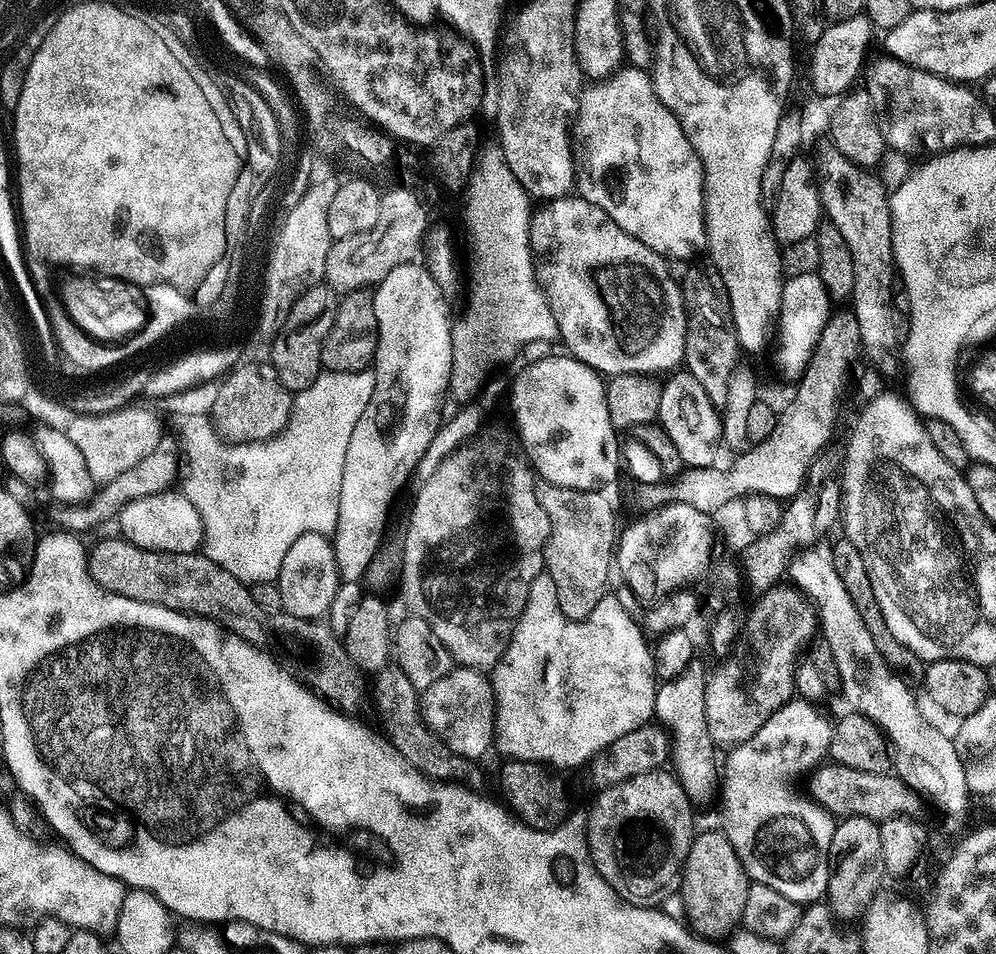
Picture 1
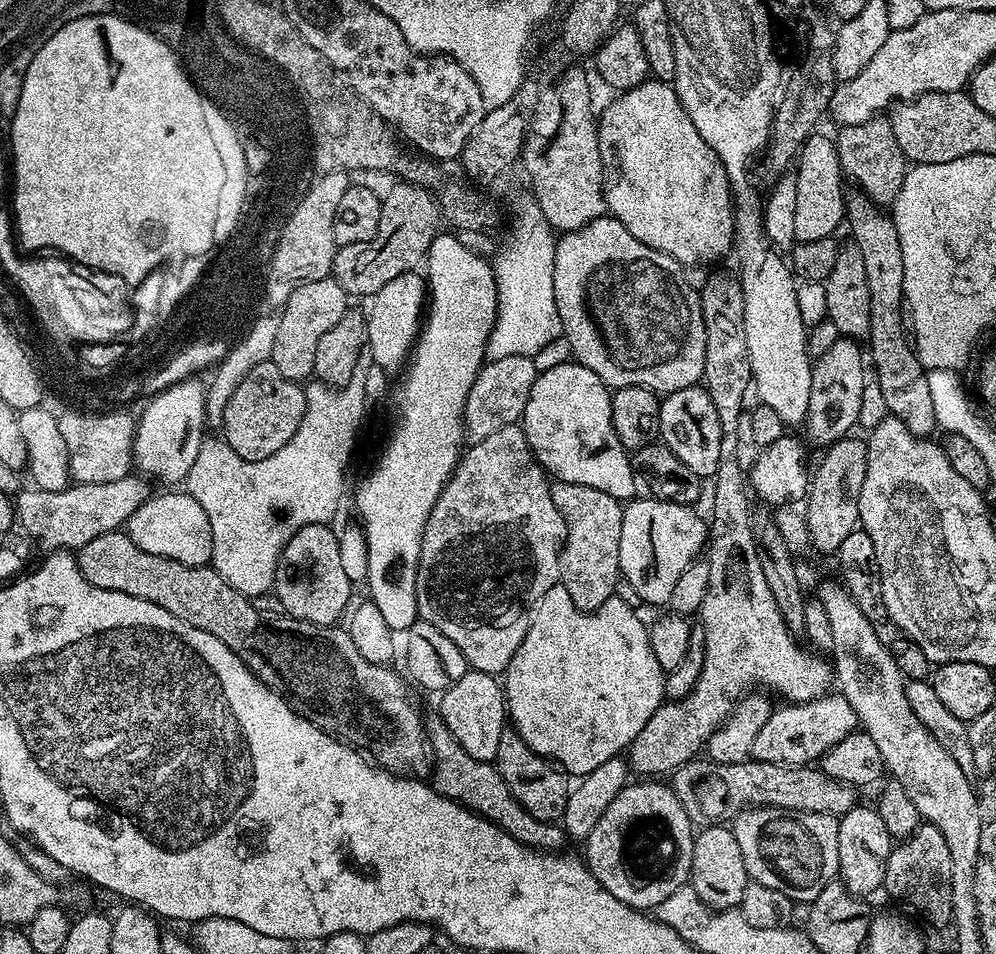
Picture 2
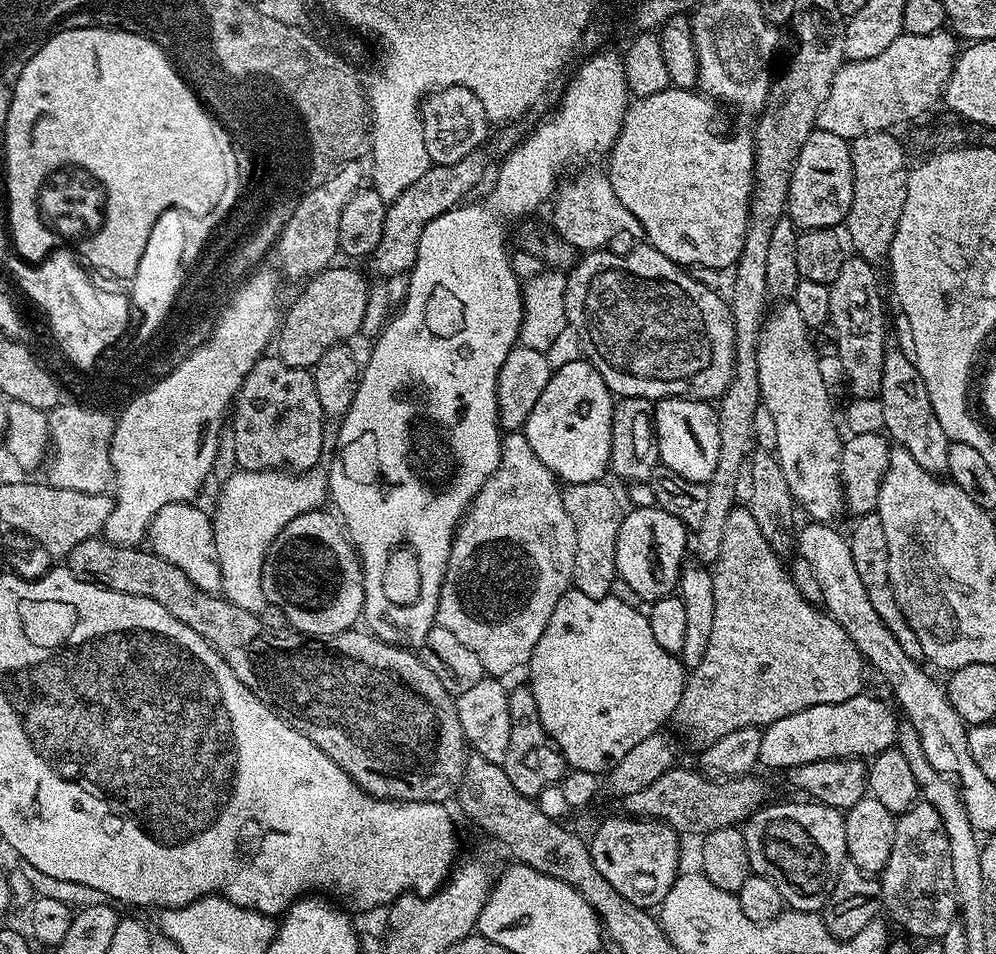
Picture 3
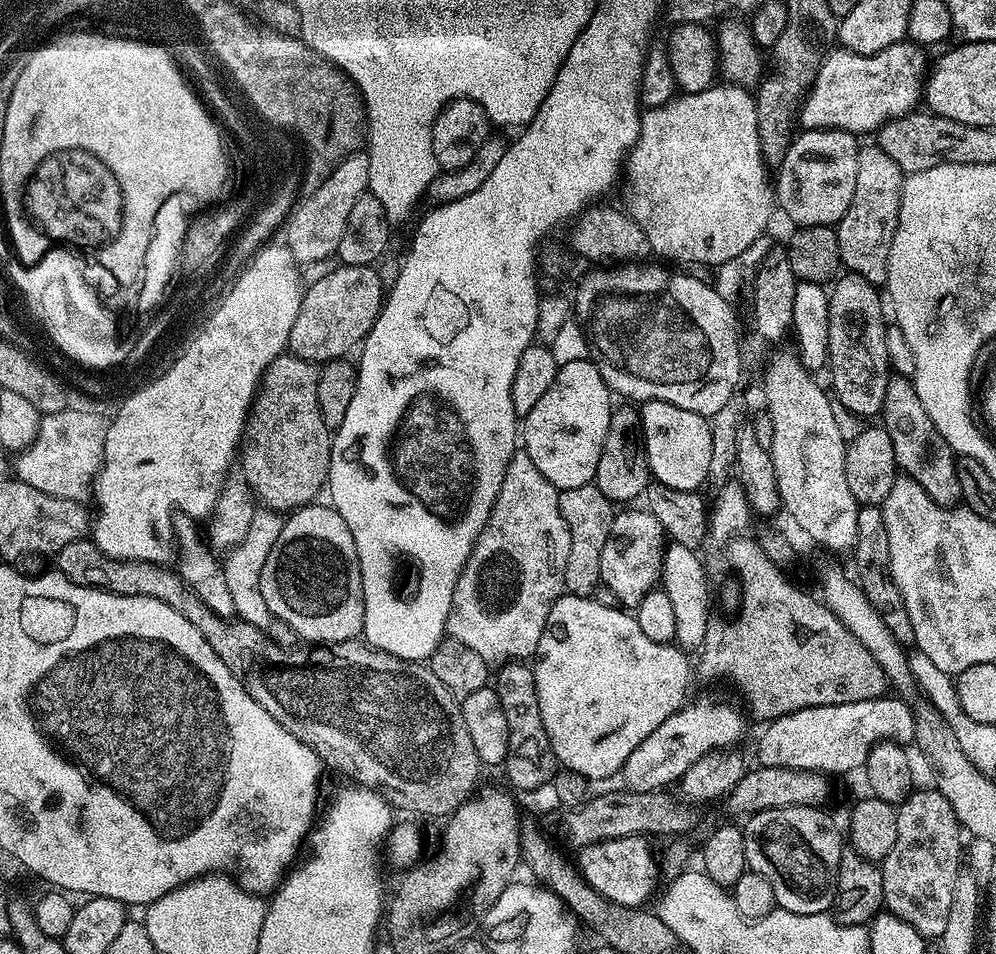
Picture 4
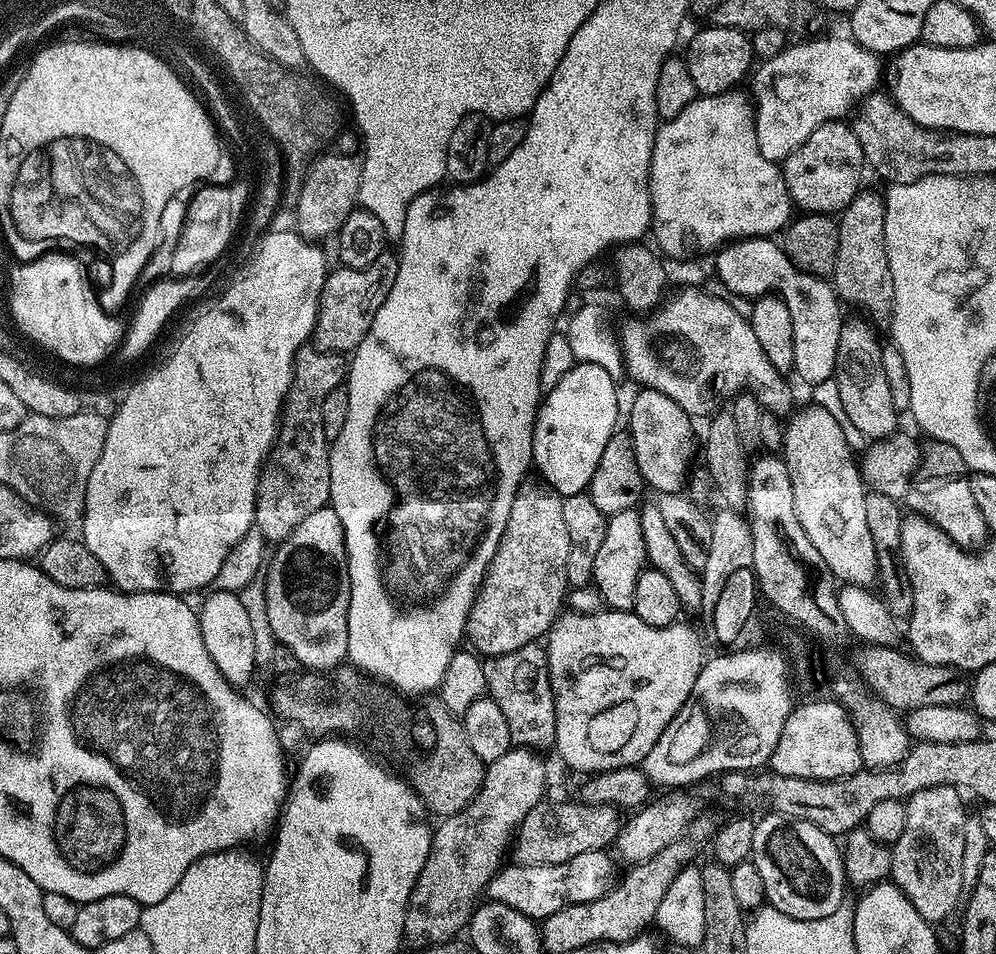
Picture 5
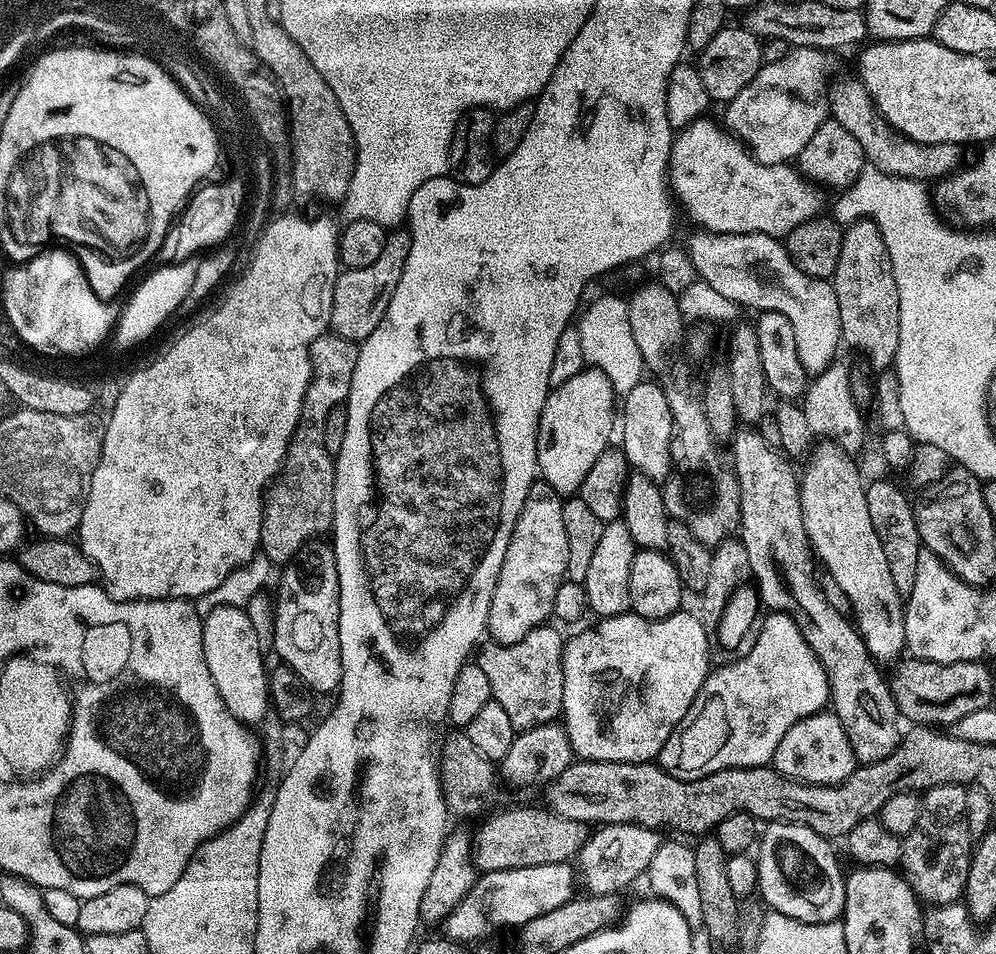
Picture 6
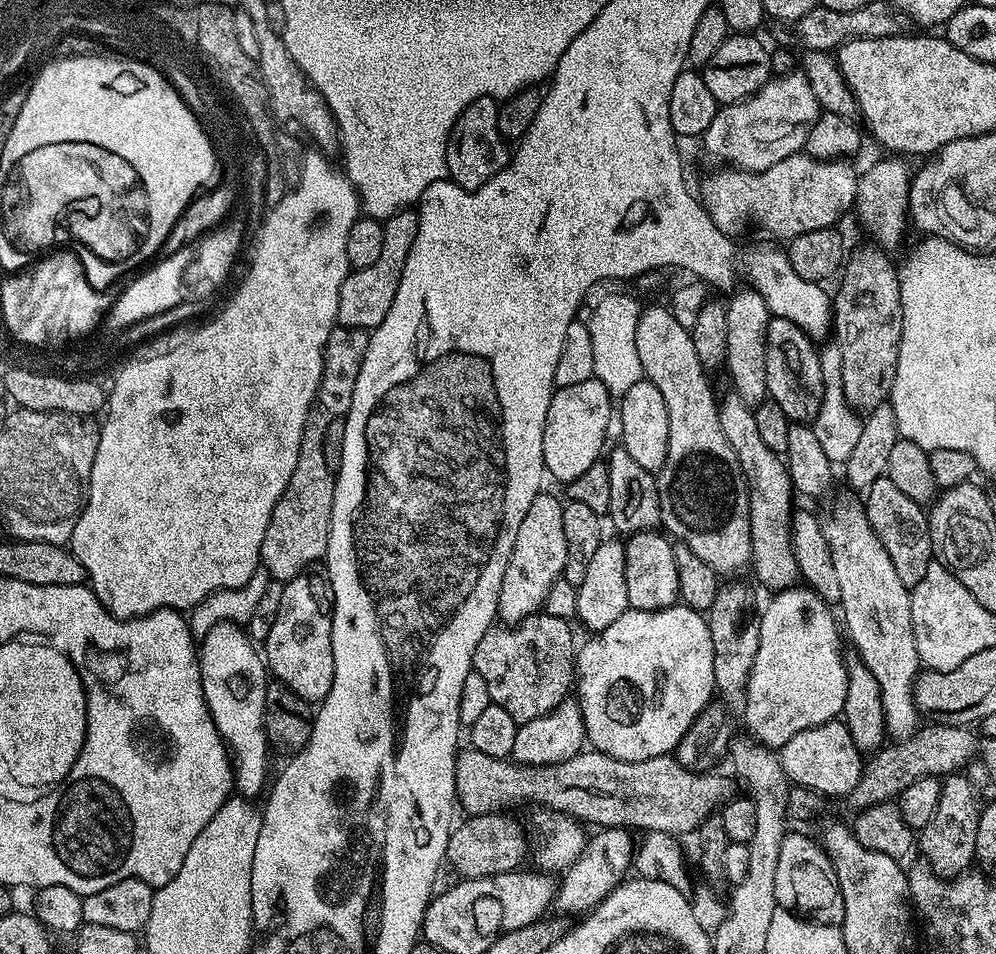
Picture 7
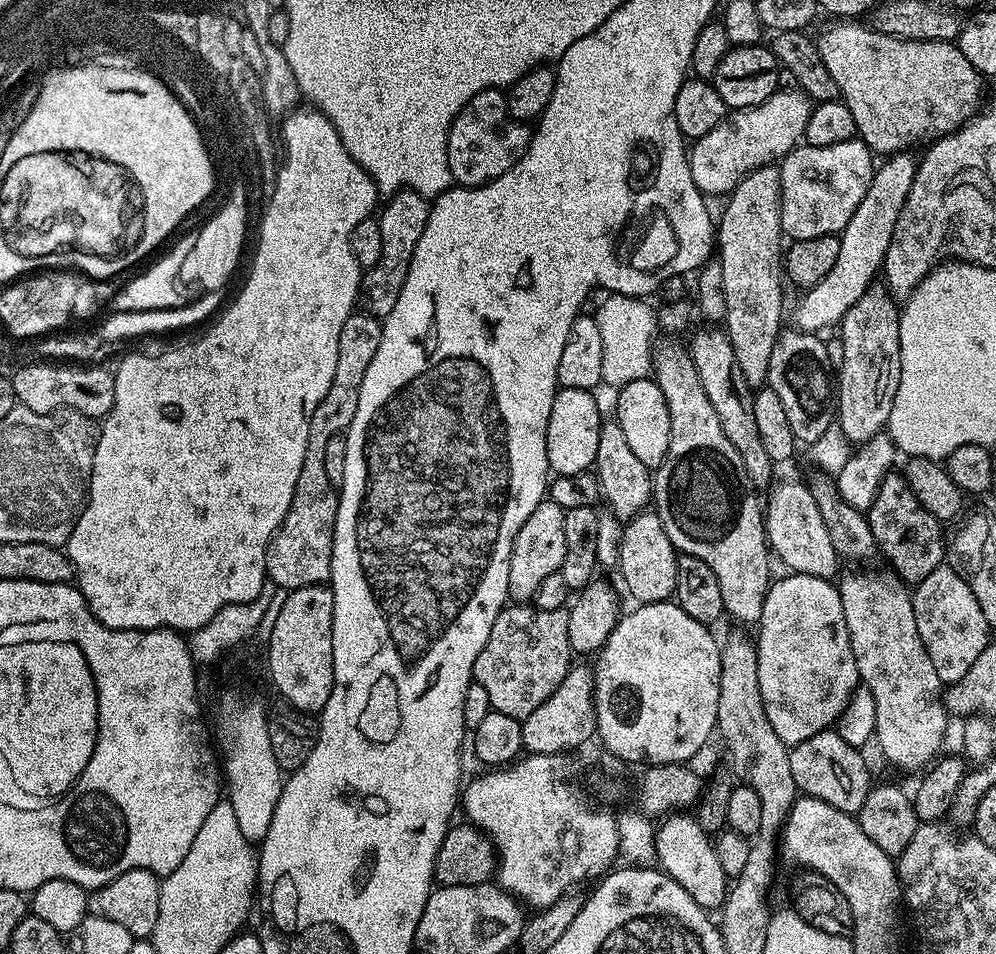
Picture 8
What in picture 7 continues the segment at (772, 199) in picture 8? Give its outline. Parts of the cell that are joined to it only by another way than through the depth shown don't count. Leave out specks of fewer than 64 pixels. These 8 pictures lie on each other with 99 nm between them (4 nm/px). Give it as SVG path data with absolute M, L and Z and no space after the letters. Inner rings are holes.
M743 290L743 291L744 292L733 291L731 293L731 295L733 294L732 301L728 300L726 304L727 335L726 335L726 356L724 363L726 365L726 371L728 370L728 376L730 379L732 379L731 391L737 396L739 400L741 400L742 402L746 402L749 408L755 410L756 407L758 407L762 401L769 399L768 387L766 386L766 328L768 326L768 322L770 319L770 313L768 307L766 306L766 302L763 300L763 298L761 298L761 296L759 296L756 292L753 292L751 290Z

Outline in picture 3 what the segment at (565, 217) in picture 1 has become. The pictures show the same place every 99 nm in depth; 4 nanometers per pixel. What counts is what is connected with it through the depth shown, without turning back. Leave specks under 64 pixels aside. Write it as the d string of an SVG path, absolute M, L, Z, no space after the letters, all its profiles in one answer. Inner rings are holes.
M651 246L631 248L627 254L617 254L607 250L585 252L577 259L571 268L567 269L566 290L564 294L564 309L568 319L568 327L578 334L578 342L583 359L602 374L602 382L612 391L613 397L641 396L650 401L666 400L670 396L685 396L688 400L715 401L723 396L726 386L732 380L732 369L736 363L736 335L732 325L732 309L729 301L724 300L719 291L707 288L690 276L681 265L675 264L666 254Z

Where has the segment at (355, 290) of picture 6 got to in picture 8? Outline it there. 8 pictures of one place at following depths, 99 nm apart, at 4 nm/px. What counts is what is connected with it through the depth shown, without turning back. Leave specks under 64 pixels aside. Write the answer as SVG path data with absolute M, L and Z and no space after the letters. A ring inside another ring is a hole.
M411 190L391 193L387 200L388 205L378 212L382 230L382 258L378 258L375 266L367 269L362 276L363 307L377 318L388 316L390 310L394 310L394 302L398 302L398 294L402 294L402 286L410 270L410 258L414 254L414 246L418 246L418 238L422 238L422 230L426 230L430 207L425 197Z

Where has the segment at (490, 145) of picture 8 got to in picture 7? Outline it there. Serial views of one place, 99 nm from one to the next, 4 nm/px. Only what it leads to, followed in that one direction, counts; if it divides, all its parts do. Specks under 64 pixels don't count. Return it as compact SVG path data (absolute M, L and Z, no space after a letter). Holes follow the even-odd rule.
M483 96L470 102L470 106L466 106L462 114L458 114L446 146L448 176L455 184L469 190L477 188L508 165L510 148L498 130L499 113L500 104L491 96Z

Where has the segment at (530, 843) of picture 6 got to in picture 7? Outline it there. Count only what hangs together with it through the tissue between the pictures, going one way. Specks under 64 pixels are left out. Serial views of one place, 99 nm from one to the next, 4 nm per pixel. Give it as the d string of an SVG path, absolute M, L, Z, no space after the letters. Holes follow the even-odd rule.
M491 812L485 816L468 816L464 821L457 823L452 829L448 845L446 846L446 854L444 859L447 867L452 867L457 872L457 877L466 880L481 880L487 876L497 876L498 874L506 874L507 872L517 871L521 867L520 864L524 860L524 855L529 855L530 840L524 837L524 828L516 820L511 820L511 815L497 814Z

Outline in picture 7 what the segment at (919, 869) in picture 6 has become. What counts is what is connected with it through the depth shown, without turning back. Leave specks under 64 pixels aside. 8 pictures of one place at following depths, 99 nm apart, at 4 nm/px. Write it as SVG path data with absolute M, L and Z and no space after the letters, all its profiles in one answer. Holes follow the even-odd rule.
M953 773L947 776L941 783L940 798L938 807L934 810L934 815L930 818L930 822L919 831L916 844L918 852L929 868L944 879L953 879L959 875L963 875L971 867L971 860L975 859L977 846L977 830L978 818L980 817L980 801L978 802L978 794L973 790L967 776L963 773Z

